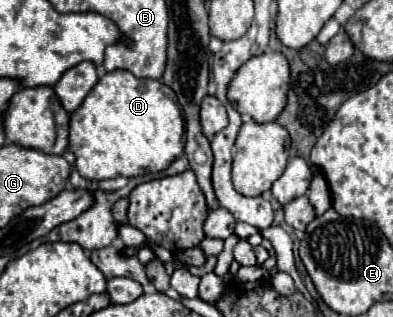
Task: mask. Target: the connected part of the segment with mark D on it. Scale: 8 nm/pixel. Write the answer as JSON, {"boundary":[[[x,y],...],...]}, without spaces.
{"boundary":[[[116,69],[116,71],[110,71],[104,77],[100,77],[98,83],[94,85],[94,89],[86,95],[84,103],[70,115],[70,147],[68,147],[68,151],[74,153],[74,157],[76,157],[74,165],[76,165],[78,173],[90,181],[104,181],[104,179],[114,179],[114,177],[136,177],[142,173],[156,173],[156,171],[166,169],[174,161],[174,157],[184,151],[184,117],[182,117],[182,111],[180,111],[176,99],[172,97],[172,91],[168,95],[168,87],[162,81],[158,81],[158,79],[136,79],[130,71]]]}

